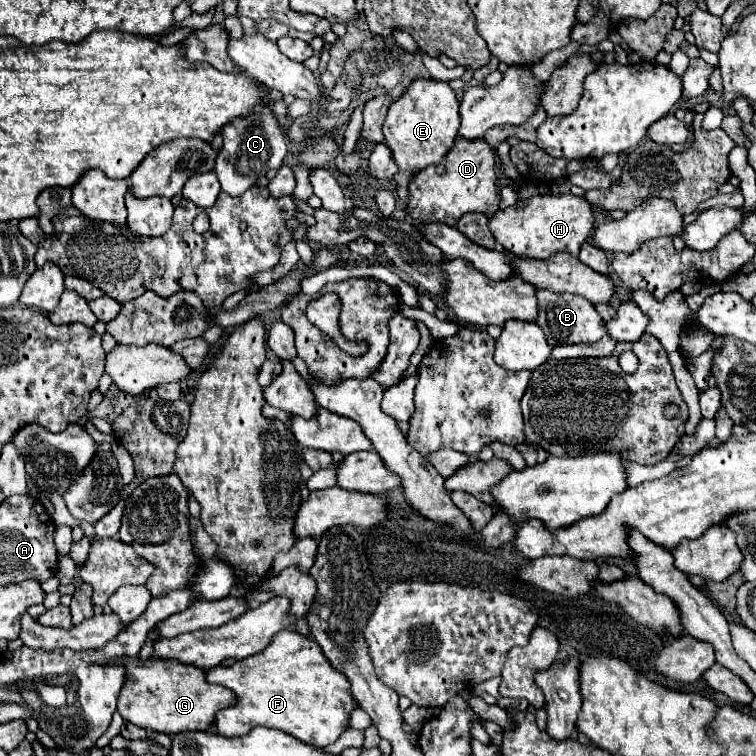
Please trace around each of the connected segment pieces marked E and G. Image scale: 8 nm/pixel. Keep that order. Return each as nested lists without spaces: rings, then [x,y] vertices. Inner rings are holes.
[[[417,77],[407,91],[391,103],[383,135],[385,143],[377,143],[373,147],[373,153],[369,157],[369,173],[377,179],[393,179],[397,181],[397,193],[403,203],[407,203],[407,185],[413,175],[417,175],[427,165],[443,165],[445,153],[453,147],[455,139],[459,137],[459,101],[455,97],[455,91],[449,87],[449,83],[439,79],[423,79]],[[393,151],[393,157],[391,157]],[[397,163],[397,165],[395,165]],[[399,167],[399,171],[397,171]]]
[[[137,657],[119,659],[117,663],[127,667],[129,677],[119,695],[119,713],[125,721],[147,731],[159,731],[165,735],[181,731],[207,731],[221,709],[235,705],[233,691],[207,683],[207,671],[197,665],[185,665],[173,659],[139,661]]]

